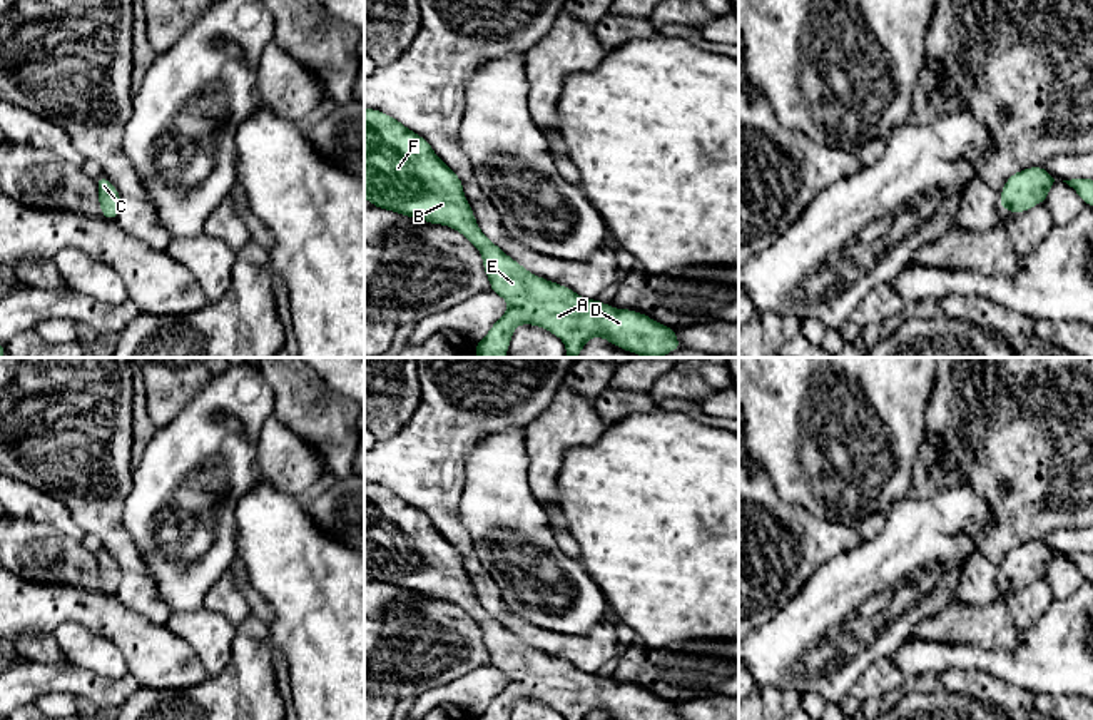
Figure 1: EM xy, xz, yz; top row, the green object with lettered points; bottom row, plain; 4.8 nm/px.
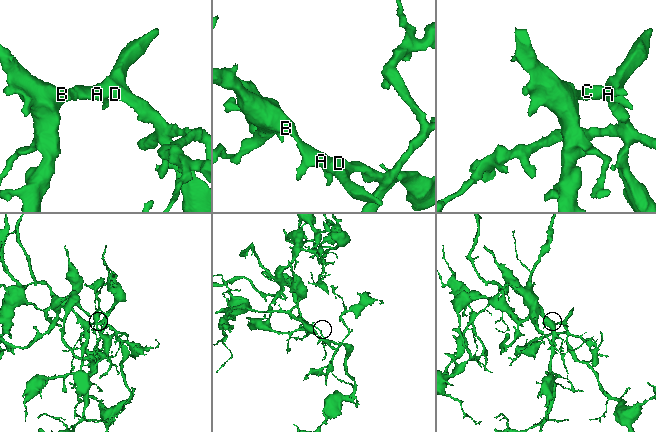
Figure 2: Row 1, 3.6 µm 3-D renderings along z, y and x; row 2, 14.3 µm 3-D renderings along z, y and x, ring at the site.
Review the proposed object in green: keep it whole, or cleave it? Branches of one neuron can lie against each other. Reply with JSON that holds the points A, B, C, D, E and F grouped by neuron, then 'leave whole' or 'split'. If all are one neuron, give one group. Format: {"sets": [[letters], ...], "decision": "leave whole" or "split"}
{"sets": [["A", "B", "C", "D", "E", "F"]], "decision": "leave whole"}

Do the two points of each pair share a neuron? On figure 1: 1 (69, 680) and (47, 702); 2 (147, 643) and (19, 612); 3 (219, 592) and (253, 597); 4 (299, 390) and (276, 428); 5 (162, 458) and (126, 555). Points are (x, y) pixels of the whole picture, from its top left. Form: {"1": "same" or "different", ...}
{"1": "different", "2": "same", "3": "different", "4": "different", "5": "different"}

